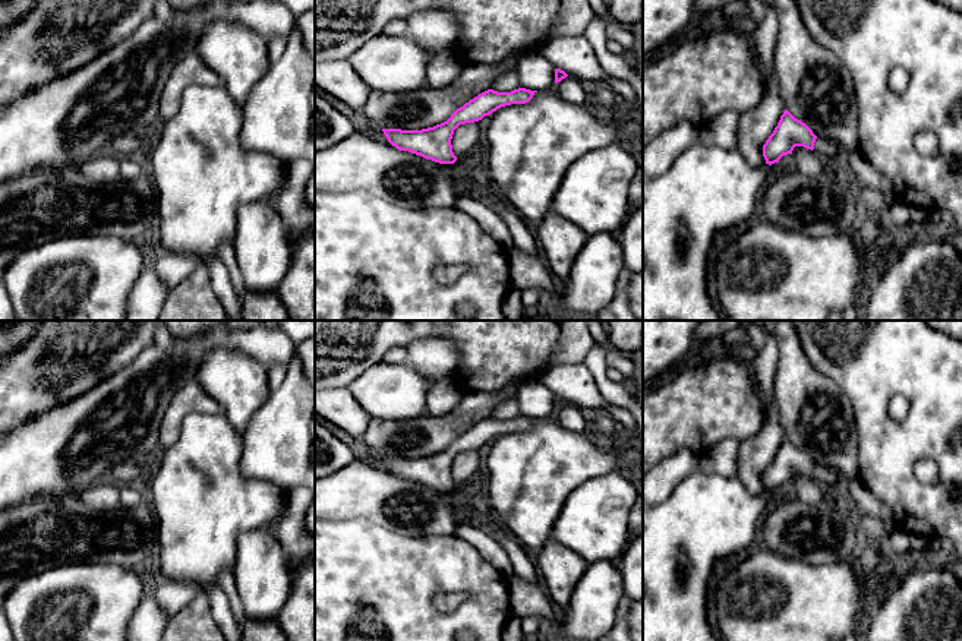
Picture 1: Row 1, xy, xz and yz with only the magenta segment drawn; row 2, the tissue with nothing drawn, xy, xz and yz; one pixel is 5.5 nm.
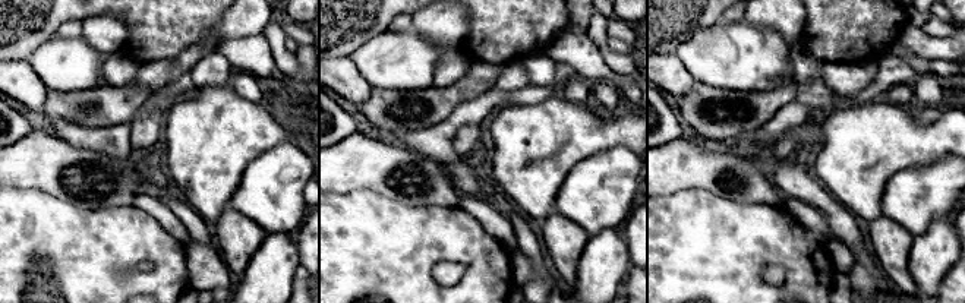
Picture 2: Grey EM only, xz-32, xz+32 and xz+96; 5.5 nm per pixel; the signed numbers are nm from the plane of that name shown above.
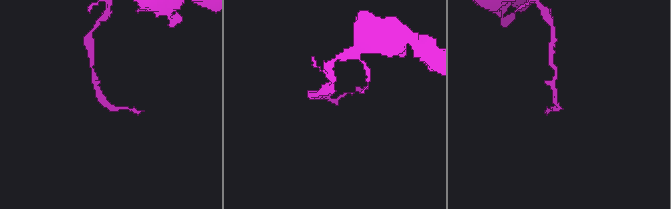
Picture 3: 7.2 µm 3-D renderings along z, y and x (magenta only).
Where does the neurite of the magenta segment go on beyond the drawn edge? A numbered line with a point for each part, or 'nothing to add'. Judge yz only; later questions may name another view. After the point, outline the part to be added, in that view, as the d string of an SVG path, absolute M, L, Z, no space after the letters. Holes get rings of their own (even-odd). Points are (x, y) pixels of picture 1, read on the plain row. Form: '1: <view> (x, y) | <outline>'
1: yz (825, 476) | M817 465L813 479L826 490L840 481L838 471L826 465Z

